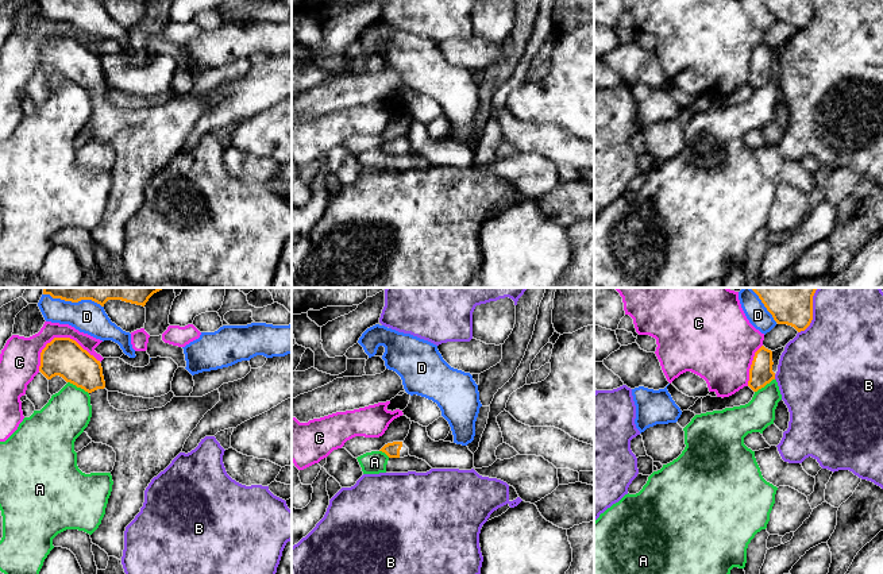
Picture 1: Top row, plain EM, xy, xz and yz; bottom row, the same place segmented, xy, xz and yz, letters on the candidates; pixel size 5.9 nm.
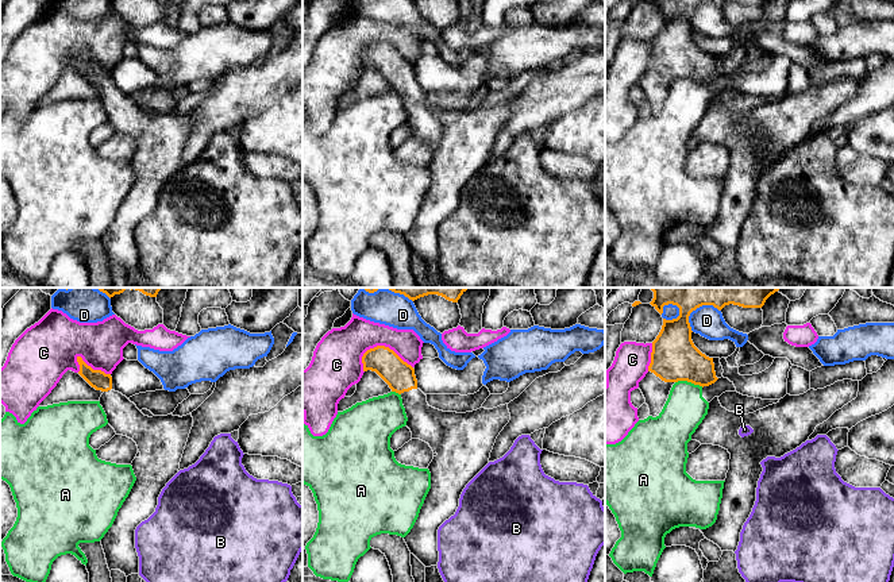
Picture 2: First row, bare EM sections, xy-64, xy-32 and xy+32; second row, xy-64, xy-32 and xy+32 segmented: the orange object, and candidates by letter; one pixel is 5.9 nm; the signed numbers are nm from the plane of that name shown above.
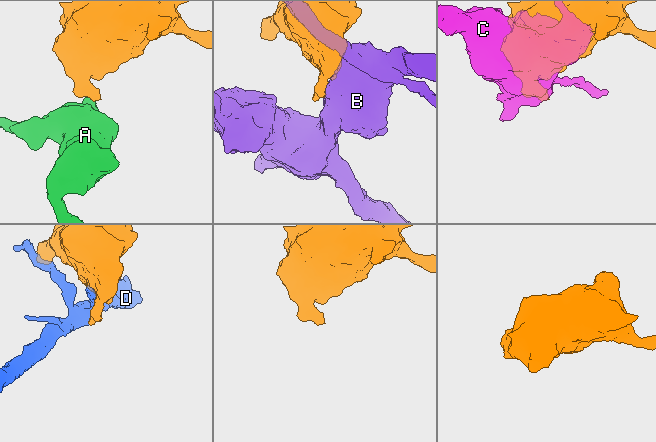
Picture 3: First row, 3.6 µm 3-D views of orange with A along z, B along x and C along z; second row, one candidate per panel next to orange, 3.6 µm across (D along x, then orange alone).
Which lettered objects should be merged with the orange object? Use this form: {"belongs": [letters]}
{"belongs": []}

